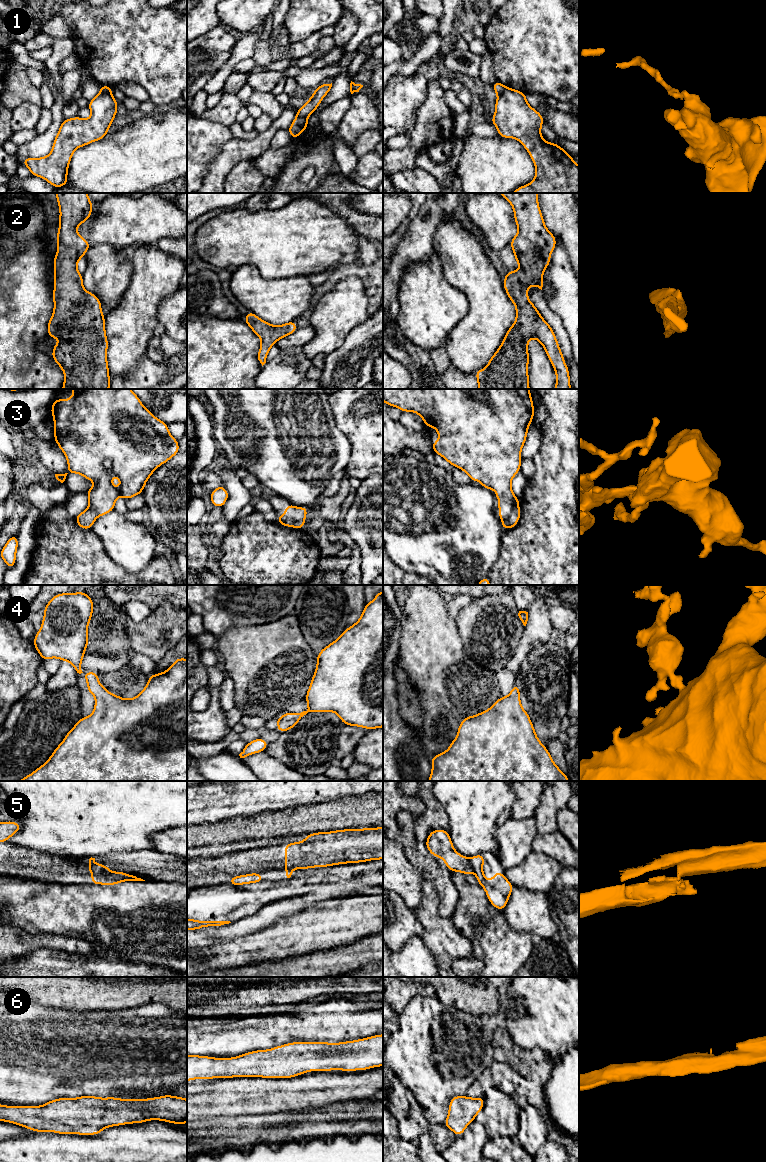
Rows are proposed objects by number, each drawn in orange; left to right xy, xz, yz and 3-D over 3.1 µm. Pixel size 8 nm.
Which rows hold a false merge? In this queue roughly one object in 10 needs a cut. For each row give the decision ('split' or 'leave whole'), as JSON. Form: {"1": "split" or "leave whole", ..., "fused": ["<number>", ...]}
{"1": "split", "2": "leave whole", "3": "leave whole", "4": "leave whole", "5": "split", "6": "leave whole", "fused": ["1", "5"]}

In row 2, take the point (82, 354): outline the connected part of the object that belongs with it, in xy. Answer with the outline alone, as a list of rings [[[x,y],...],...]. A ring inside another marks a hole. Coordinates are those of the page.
[[[55,193],[57,204],[60,208],[59,230],[56,235],[58,249],[53,261],[54,266],[54,290],[53,314],[48,322],[48,337],[61,338],[62,341],[54,345],[52,351],[53,360],[61,367],[65,380],[62,389],[109,389],[110,376],[107,362],[108,340],[105,331],[105,317],[102,313],[100,299],[83,288],[83,275],[76,268],[82,256],[90,248],[89,242],[81,237],[76,229],[91,217],[93,204],[87,193]]]

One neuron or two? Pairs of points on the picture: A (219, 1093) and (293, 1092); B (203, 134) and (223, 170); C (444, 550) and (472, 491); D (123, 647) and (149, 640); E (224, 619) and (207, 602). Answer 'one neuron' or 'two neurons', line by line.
A: one neuron
B: two neurons
C: one neuron
D: two neurons
E: one neuron

